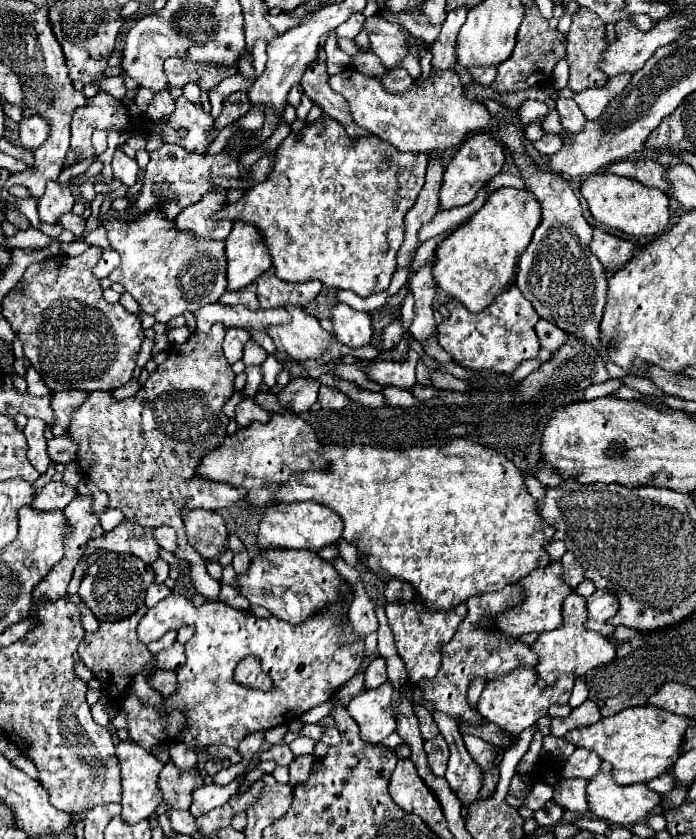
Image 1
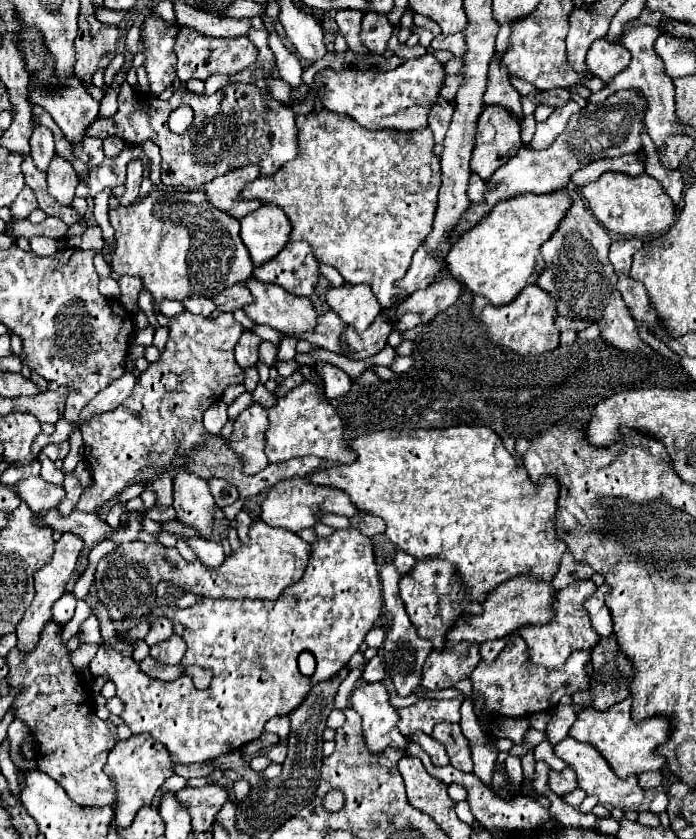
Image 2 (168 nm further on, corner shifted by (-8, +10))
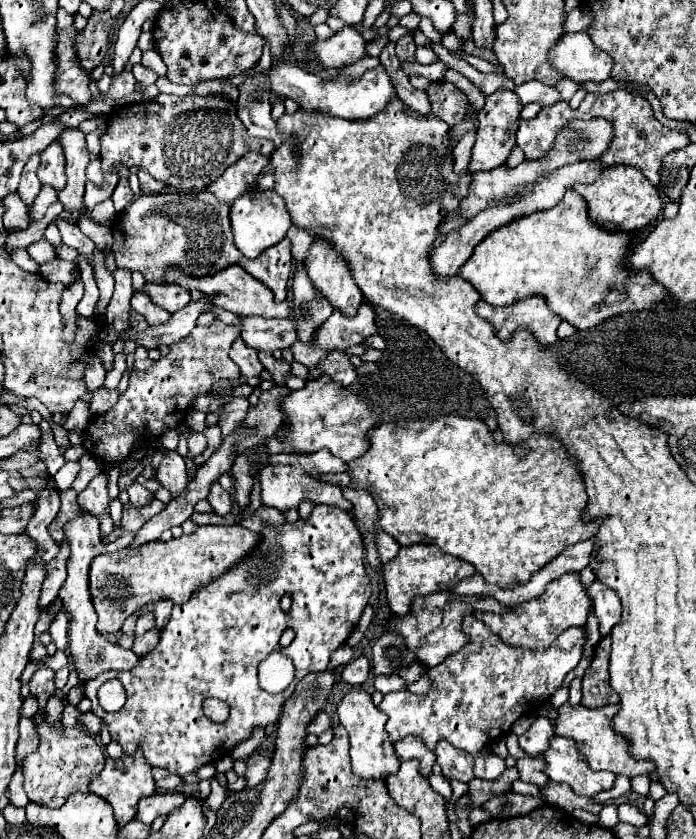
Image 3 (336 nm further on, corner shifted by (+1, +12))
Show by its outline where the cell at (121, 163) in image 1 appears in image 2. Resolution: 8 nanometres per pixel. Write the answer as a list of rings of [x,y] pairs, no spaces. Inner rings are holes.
[[[131,160],[127,164],[127,180],[125,180],[125,192],[119,198],[121,206],[131,206],[139,198],[139,186],[143,180],[143,164],[141,160]]]

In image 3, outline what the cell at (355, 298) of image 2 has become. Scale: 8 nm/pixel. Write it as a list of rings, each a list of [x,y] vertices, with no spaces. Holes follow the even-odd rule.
[[[314,242],[308,252],[306,272],[316,290],[324,294],[324,298],[344,316],[354,316],[358,306],[364,302],[364,296],[354,282],[346,262],[342,256],[330,248],[326,242]]]

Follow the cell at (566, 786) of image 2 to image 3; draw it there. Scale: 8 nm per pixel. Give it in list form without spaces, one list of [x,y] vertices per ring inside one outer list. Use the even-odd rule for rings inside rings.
[[[522,758],[518,760],[518,770],[520,770],[520,780],[536,784],[536,786],[546,786],[548,784],[548,776],[546,776],[546,762],[538,760],[538,758]]]

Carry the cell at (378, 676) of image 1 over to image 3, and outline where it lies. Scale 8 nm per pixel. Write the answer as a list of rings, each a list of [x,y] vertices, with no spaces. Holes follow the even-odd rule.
[[[360,656],[344,666],[342,680],[352,686],[360,686],[368,678],[368,672],[370,672],[370,660],[366,656]]]

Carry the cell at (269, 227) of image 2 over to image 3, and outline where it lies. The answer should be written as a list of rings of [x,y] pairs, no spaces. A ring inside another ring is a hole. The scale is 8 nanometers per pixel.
[[[250,192],[248,196],[240,196],[230,210],[230,224],[232,224],[232,234],[234,234],[234,244],[246,258],[260,256],[262,250],[278,244],[284,236],[286,230],[292,226],[290,216],[286,212],[284,200],[274,192]]]

